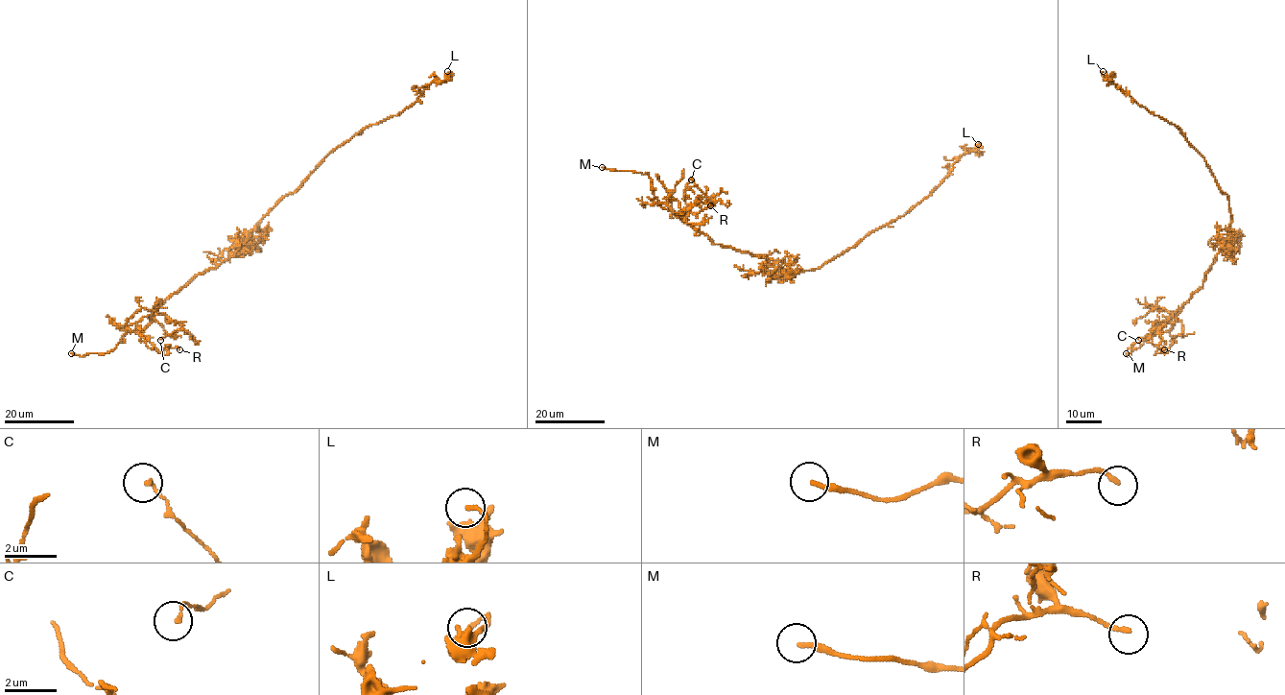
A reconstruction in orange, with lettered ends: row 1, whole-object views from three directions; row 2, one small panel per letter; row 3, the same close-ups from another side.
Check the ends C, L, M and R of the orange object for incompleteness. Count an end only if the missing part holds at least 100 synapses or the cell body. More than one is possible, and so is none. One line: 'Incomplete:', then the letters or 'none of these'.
Incomplete: M

